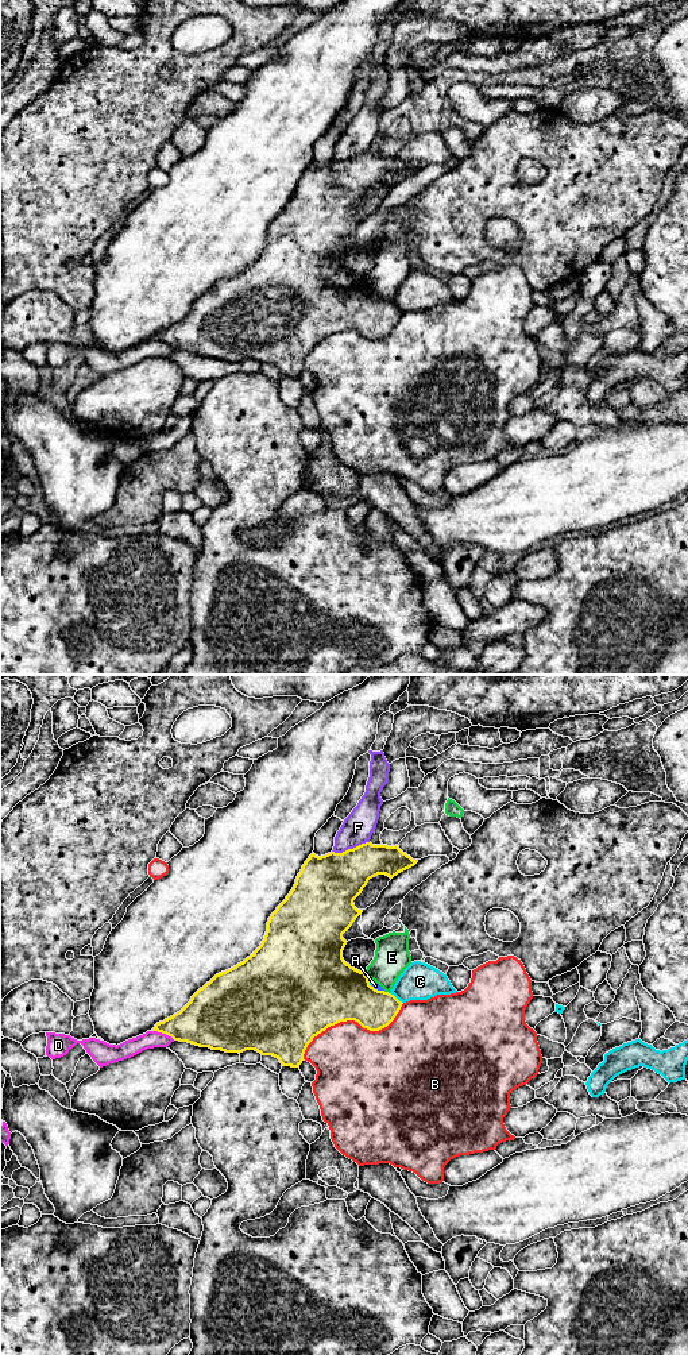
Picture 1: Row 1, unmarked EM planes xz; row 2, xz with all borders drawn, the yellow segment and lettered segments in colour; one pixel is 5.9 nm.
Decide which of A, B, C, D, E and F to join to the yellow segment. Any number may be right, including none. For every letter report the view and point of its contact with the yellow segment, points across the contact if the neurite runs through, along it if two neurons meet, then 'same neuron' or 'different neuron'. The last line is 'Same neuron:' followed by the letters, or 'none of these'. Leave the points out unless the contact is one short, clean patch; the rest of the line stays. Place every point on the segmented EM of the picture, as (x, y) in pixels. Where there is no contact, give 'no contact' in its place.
A: xz (377, 989) | along xz (373, 985), (383, 991) | different neuron
B: xz (351, 1019) | different neuron
C: xz (395, 998) | different neuron
D: xz (163, 1033) | different neuron
E: xz (364, 975) | different neuron
F: xz (350, 849) | different neuron
Same neuron: none of these

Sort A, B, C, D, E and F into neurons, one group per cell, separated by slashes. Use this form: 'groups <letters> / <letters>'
groups A C / B / D / E / F

